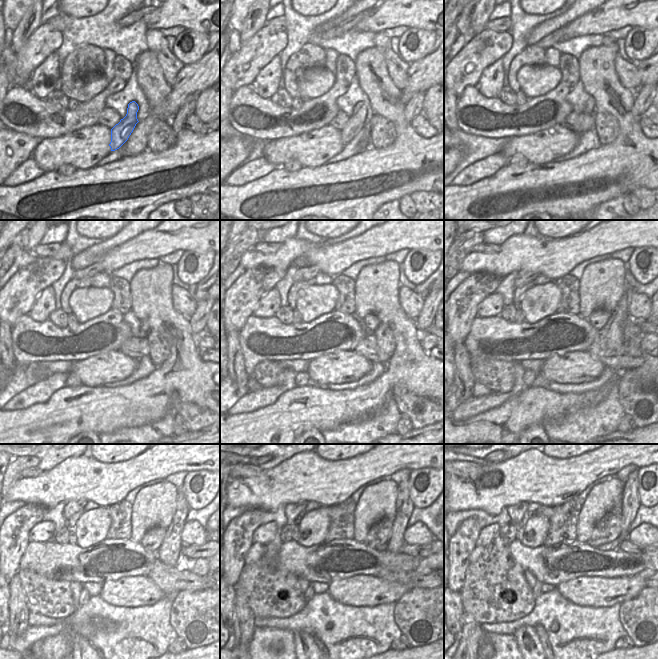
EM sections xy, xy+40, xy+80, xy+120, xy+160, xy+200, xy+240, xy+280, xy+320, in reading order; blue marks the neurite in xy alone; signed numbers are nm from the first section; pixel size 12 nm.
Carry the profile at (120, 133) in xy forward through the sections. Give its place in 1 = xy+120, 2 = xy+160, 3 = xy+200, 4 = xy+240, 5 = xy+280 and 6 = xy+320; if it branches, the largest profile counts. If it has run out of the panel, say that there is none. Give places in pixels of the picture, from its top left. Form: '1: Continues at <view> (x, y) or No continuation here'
1: Continues at xy+120 (144, 324)
2: Continues at xy+160 (371, 321)
3: Continues at xy+200 (598, 318)
4: Continues at xy+240 (153, 538)
5: Continues at xy+280 (380, 533)
6: Continues at xy+320 (608, 528)

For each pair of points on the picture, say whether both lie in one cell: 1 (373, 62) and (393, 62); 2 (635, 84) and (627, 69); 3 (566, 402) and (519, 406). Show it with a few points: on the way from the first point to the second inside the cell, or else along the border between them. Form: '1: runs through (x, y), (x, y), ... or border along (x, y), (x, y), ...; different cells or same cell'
1: border along (374, 46), (382, 50), (388, 75), (394, 84); different cells
2: runs through (631, 80), (627, 73); same cell
3: runs through (554, 404), (534, 404), (531, 406); same cell

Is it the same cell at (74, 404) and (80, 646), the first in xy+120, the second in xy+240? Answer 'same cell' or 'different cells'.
different cells

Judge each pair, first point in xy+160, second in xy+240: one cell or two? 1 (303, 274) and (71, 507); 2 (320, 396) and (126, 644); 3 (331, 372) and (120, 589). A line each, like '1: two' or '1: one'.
1: one
2: two
3: one

